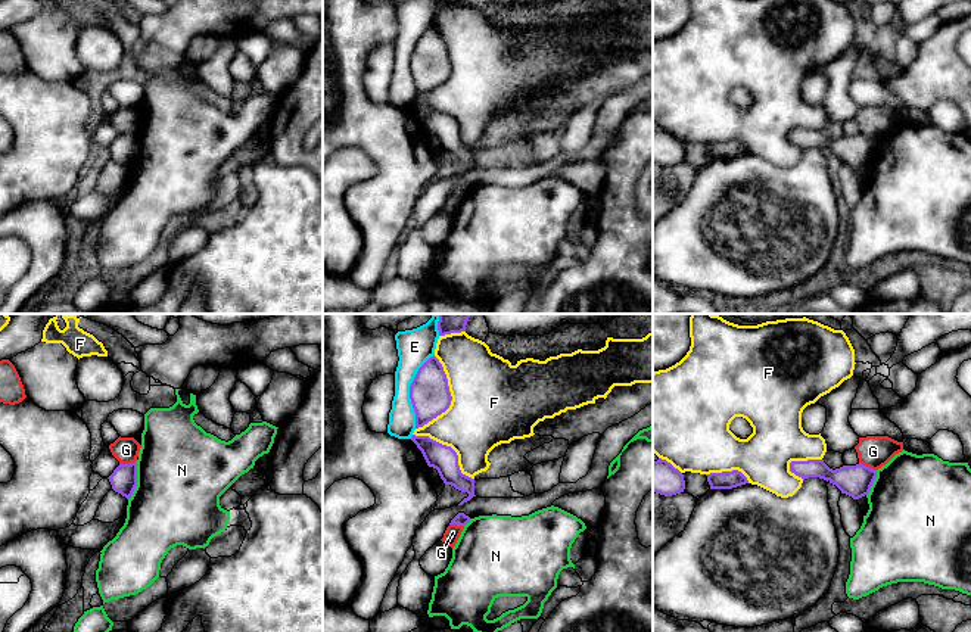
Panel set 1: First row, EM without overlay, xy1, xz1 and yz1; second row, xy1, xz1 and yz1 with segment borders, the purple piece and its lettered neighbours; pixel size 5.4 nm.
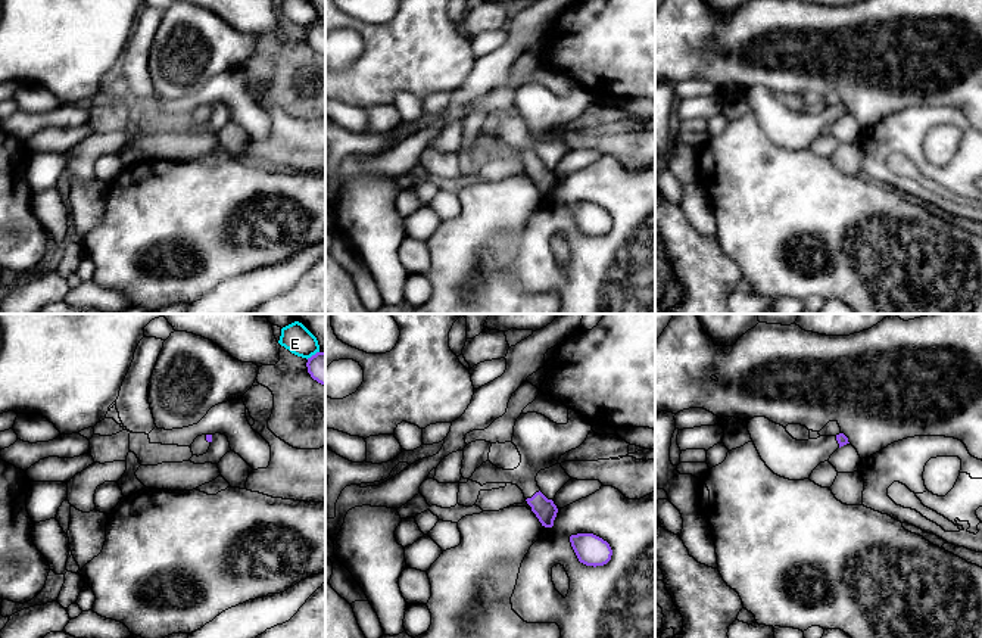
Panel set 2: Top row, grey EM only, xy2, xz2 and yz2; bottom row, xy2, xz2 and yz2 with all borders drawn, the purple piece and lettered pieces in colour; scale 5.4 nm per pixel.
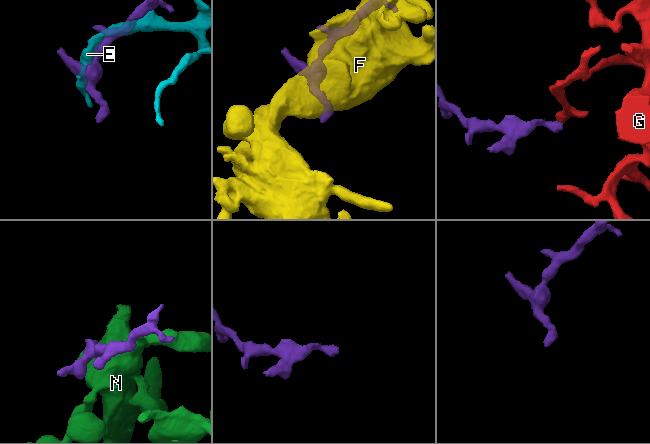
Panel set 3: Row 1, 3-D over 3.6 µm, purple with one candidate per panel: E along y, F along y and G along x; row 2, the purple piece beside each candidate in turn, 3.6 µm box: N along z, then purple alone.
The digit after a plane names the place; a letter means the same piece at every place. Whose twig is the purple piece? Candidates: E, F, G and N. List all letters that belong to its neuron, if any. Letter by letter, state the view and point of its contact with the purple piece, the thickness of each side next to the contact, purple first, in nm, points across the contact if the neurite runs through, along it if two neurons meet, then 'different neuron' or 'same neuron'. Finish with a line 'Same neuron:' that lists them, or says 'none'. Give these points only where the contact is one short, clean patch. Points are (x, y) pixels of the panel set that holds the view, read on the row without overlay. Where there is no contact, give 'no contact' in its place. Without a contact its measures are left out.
E: meets purple in xz1 at (410, 61); 220 nm thick on the purple side, 190 nm on the other; different neuron
F: meets purple in xz1 at (451, 68); 220 nm thick on the purple side, 460 nm on the other; different neuron
G: meets purple in yz1 at (868, 137); 180 nm thick on the purple side, 180 nm on the other; border along yz1 (859, 131), (875, 140); different neuron
N: meets purple in xy1 at (136, 151); 140 nm thick on the purple side, 480 nm on the other; border along xy1 (136, 131), (136, 158), (128, 170); different neuron
Same neuron: none

